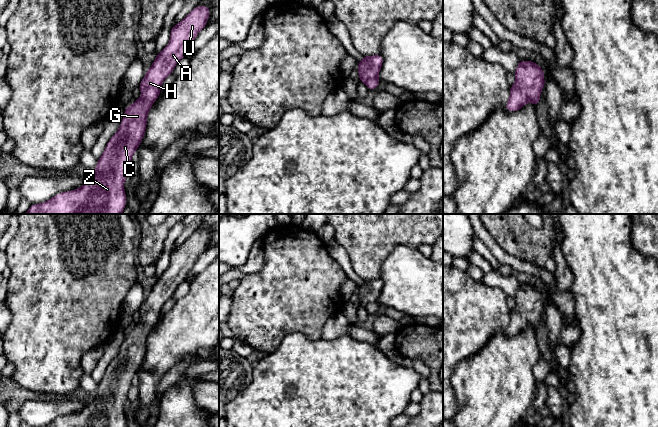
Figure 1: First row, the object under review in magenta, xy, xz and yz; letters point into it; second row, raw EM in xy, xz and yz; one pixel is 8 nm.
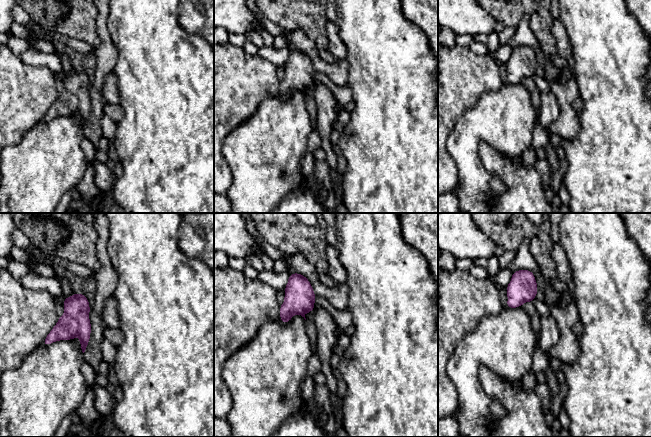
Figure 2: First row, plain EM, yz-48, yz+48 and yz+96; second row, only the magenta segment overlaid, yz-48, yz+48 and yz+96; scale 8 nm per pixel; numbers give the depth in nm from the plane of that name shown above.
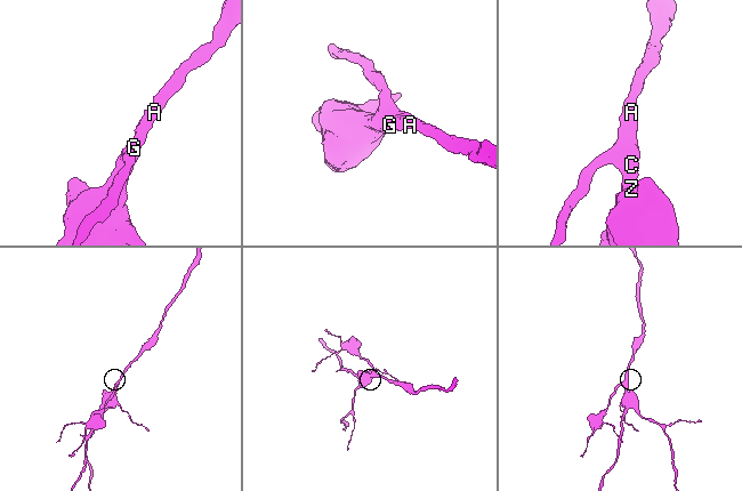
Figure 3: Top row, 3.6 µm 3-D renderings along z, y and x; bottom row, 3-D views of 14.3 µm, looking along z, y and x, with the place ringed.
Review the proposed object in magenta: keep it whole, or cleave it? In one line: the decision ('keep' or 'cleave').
keep

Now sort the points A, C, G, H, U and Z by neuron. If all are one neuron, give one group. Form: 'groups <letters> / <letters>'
groups A C G H U Z

